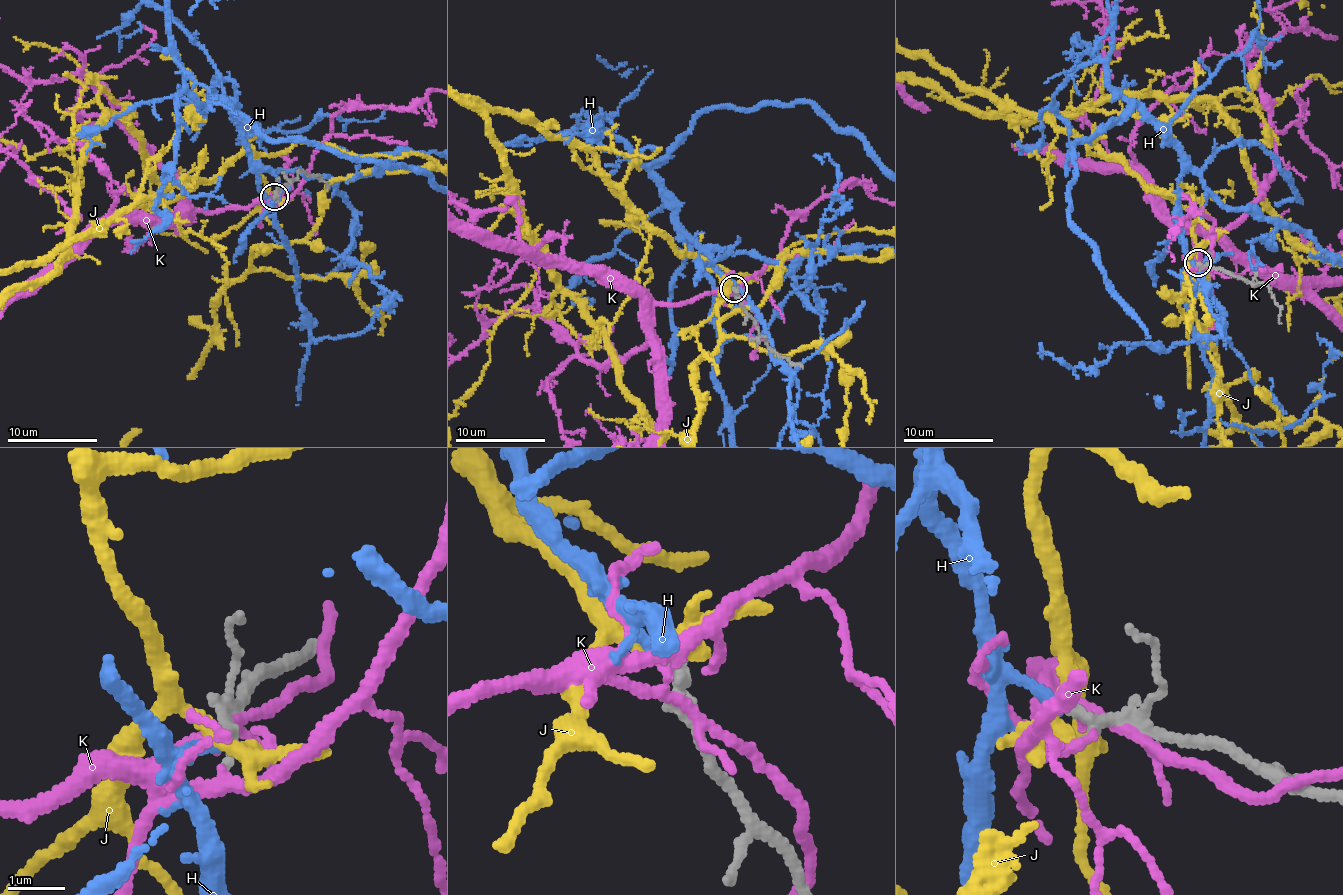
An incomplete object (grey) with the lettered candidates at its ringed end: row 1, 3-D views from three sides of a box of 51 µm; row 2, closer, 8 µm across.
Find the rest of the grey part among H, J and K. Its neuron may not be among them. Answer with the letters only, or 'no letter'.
H

